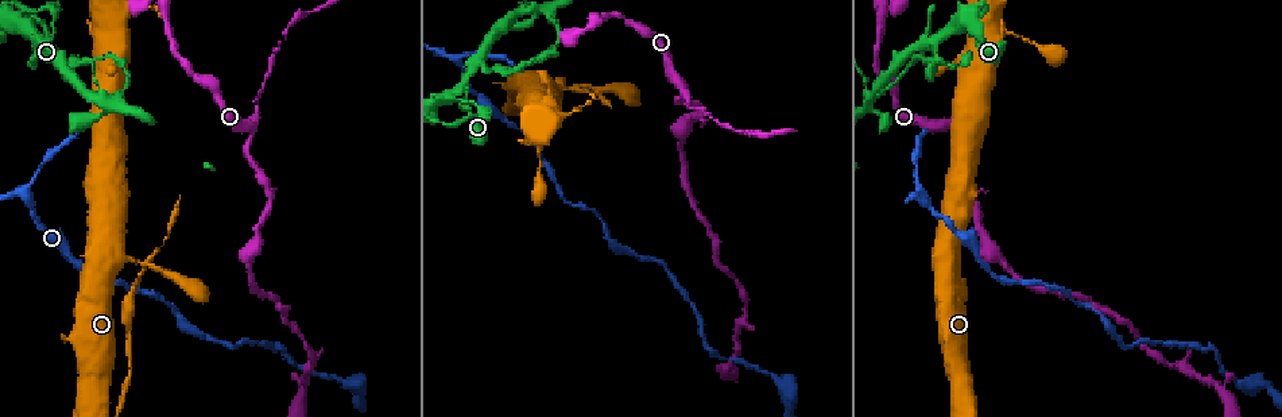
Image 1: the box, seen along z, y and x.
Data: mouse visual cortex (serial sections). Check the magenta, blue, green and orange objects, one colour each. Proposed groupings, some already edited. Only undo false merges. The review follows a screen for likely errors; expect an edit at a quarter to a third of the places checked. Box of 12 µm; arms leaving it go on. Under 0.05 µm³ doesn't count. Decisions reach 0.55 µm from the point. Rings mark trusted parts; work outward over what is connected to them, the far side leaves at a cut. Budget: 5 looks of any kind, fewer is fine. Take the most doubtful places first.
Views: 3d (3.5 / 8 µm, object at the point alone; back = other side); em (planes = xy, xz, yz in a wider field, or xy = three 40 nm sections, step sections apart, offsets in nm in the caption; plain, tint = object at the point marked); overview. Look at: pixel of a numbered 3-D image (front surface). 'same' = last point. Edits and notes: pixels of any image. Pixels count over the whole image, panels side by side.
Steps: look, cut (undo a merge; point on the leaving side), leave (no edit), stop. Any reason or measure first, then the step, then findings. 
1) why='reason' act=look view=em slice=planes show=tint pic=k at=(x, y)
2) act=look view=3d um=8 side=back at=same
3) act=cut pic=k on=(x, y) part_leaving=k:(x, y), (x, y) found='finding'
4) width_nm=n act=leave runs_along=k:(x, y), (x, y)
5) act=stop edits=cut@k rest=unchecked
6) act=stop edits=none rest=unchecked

why='a fork' act=look view=3d um=3.5 pic=1 at=(255, 123)

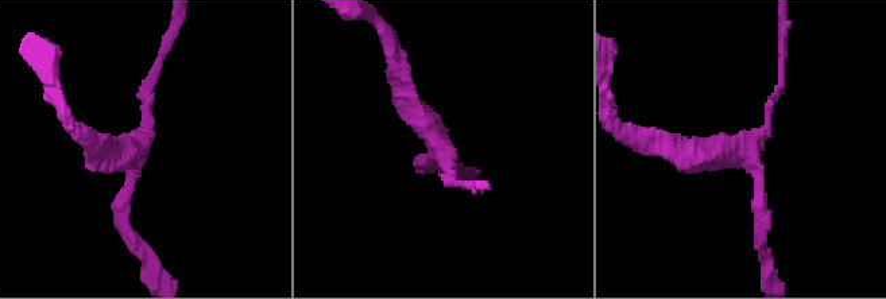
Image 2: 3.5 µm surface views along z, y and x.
arms=3 arm_widths_nm=100,200,250 why='need the tissue' act=look view=em slice=xy step=3 show=tint pic=2 at=(138, 156)

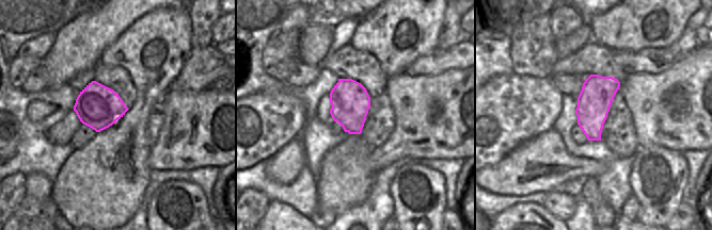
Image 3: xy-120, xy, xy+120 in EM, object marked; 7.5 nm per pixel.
act=look view=em slice=xy step=1 show=tint at=same

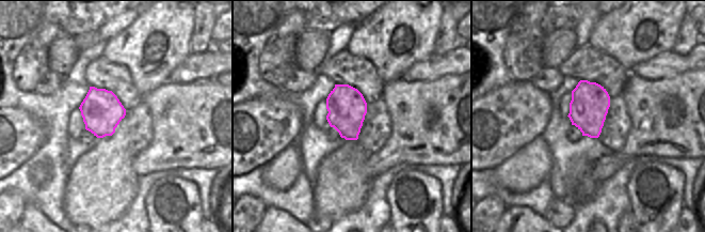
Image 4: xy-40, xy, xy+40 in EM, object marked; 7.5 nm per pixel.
act=leave runs_along=2:(398, 72), (434, 134), (430, 164) found='all the same cell'

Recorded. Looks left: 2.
why='a fork' act=look view=3d um=3.5 side=back pic=1 at=(923, 192)

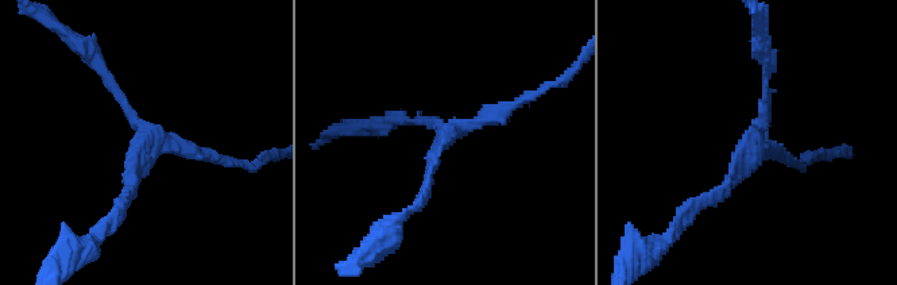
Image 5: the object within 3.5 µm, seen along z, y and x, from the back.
act=cut pic=5 on=(113, 88) part_leaving=5:(142, 126), (104, 72), (55, 26) found='a second cell is stuck on'

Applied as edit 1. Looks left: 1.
act=stop edits=cut@5 rest=unchecked

